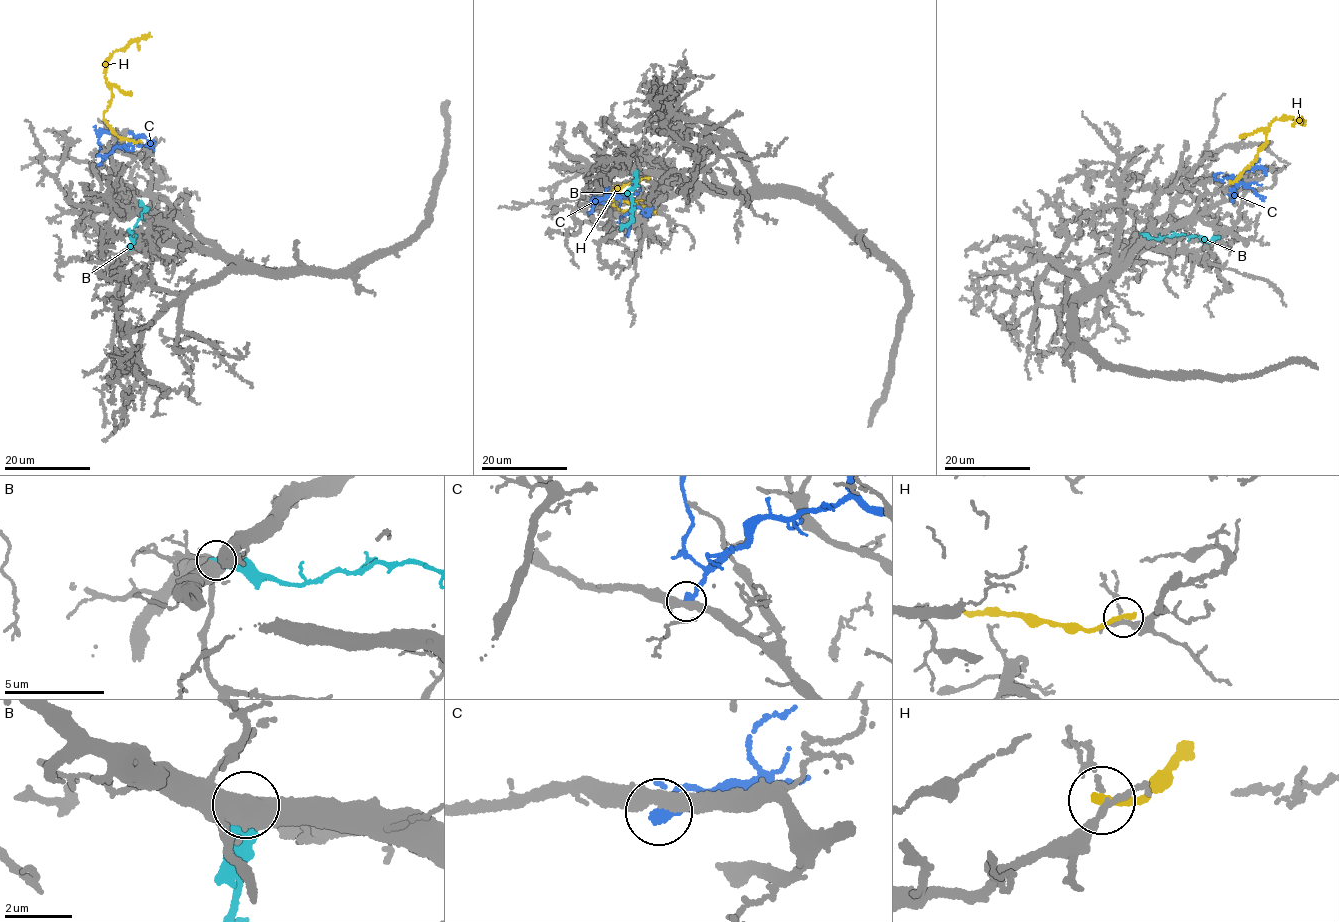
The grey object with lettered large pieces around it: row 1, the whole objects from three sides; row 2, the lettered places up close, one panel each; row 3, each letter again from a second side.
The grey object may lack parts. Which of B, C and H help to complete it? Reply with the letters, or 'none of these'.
none of these

